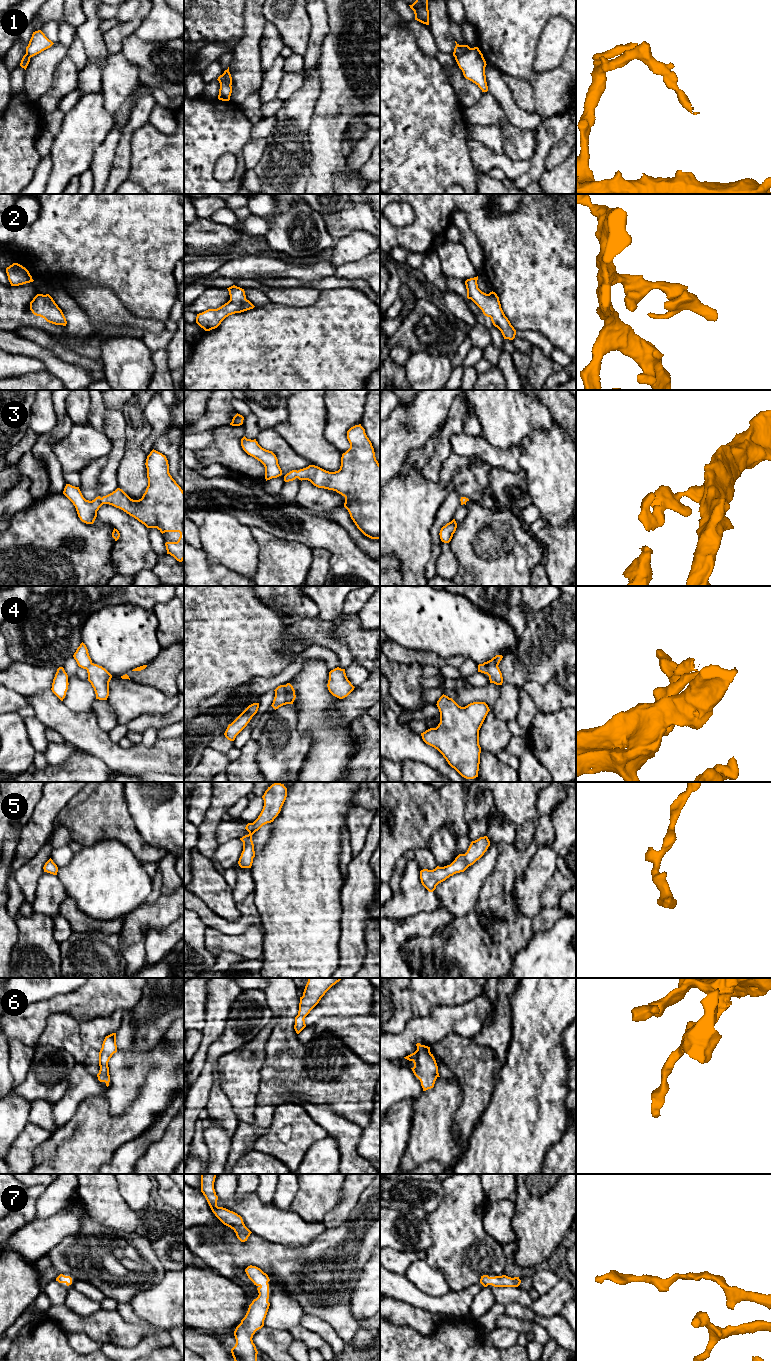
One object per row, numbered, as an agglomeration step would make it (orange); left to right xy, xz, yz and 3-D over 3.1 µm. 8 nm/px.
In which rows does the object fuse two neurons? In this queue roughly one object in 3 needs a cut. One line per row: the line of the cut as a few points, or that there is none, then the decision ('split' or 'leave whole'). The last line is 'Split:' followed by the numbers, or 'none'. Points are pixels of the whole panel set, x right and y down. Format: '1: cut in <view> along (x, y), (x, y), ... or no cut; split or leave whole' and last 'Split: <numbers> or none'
1: cut in yz along (470, 48), (455, 57); split
2: no cut; leave whole
3: no cut; leave whole
4: cut in xz along (284, 685), (286, 703); split
5: no cut; leave whole
6: no cut; leave whole
7: no cut; leave whole
Split: 1, 4

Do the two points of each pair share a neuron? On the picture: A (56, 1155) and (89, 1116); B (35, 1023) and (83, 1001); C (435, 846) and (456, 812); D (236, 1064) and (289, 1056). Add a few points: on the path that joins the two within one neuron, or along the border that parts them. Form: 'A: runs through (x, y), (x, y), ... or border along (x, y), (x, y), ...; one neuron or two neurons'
A: runs through (66, 1145), (85, 1126); one neuron
B: runs through (46, 1011), (52, 1005), (58, 1003), (71, 1003); one neuron
C: border along (454, 835), (448, 825), (442, 825), (429, 839); two neurons
D: border along (269, 1037), (259, 1083); two neurons

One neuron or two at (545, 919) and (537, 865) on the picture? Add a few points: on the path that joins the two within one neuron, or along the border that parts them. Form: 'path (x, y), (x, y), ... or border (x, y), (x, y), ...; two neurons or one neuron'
border (542, 907), (532, 918), (525, 916), (518, 909); two neurons

